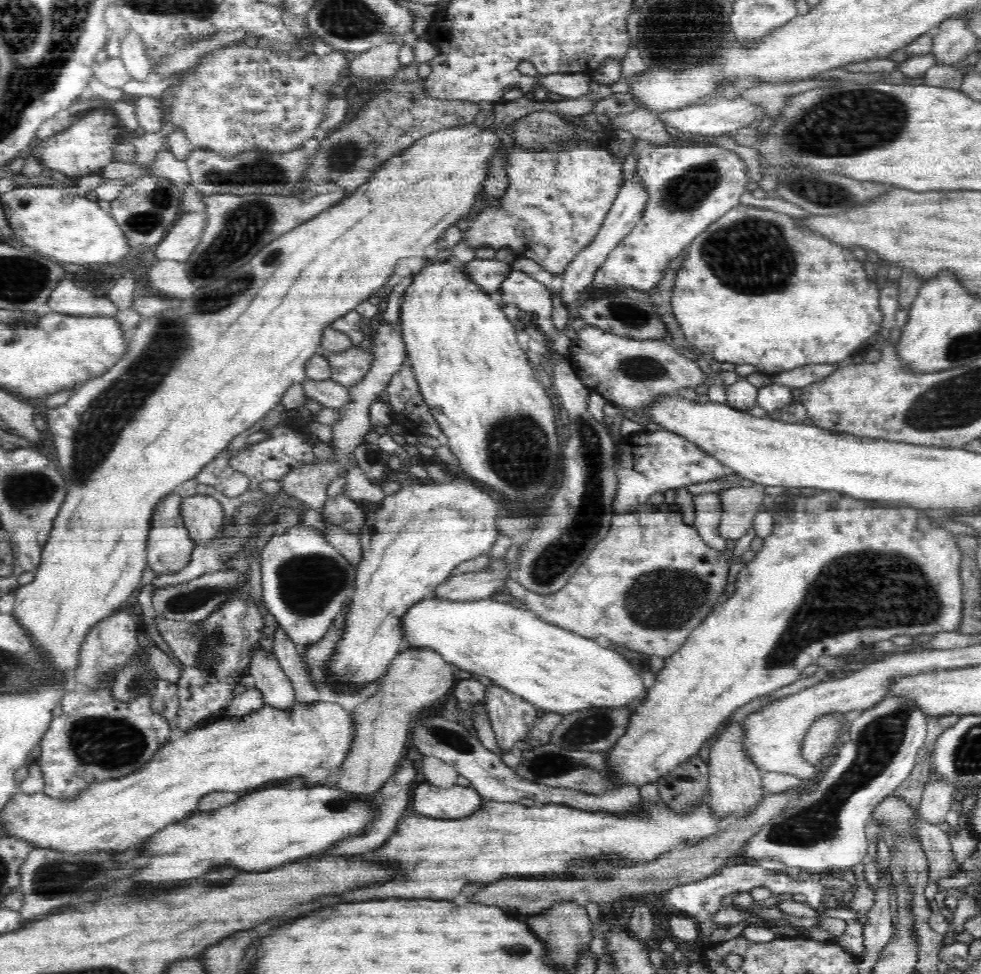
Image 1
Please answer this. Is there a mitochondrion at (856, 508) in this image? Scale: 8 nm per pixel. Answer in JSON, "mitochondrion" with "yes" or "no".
{"mitochondrion":"no"}

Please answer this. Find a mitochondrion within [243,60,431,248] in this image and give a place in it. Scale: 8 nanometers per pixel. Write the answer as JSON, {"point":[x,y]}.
{"point":[345,153]}

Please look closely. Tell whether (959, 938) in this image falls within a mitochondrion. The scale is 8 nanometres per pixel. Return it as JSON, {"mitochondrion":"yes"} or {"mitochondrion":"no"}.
{"mitochondrion":"no"}

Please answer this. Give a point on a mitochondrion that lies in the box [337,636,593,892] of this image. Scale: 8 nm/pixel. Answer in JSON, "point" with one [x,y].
{"point":[445,734]}

